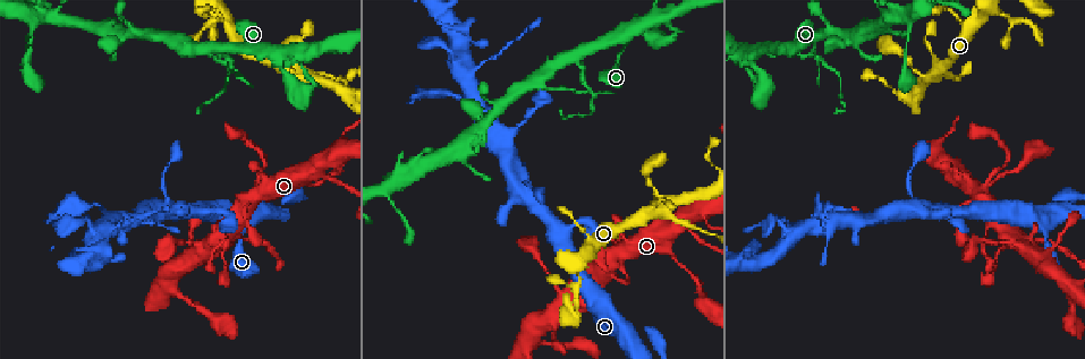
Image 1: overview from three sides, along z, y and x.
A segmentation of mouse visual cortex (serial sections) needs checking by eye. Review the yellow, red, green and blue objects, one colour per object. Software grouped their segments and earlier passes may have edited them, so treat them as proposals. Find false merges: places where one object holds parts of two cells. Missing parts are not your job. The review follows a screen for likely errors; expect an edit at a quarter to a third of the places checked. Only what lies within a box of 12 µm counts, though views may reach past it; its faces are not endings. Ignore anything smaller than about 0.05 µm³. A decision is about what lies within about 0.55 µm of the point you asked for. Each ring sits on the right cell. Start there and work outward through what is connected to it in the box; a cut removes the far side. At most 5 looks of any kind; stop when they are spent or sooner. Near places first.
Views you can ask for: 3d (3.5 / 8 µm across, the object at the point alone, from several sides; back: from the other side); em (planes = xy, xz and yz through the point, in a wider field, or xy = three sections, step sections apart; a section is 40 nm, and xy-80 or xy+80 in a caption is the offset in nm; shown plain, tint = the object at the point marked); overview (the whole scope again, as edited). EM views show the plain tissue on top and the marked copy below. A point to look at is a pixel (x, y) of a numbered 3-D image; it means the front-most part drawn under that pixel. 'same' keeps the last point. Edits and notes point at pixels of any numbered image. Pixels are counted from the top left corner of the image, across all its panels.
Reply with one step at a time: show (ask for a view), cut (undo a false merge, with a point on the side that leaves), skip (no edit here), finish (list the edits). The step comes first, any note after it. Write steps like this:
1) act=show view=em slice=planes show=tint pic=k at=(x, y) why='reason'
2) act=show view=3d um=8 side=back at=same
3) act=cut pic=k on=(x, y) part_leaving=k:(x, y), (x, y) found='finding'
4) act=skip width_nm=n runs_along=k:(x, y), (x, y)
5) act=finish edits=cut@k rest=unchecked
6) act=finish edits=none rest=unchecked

act=show view=3d um=8 pic=1 at=(212, 21) why='abrupt turn'

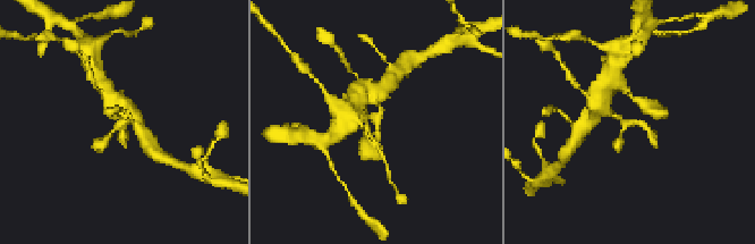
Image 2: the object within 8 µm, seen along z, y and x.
act=show view=em slice=xy step=5 show=tint pic=2 at=(623, 124)

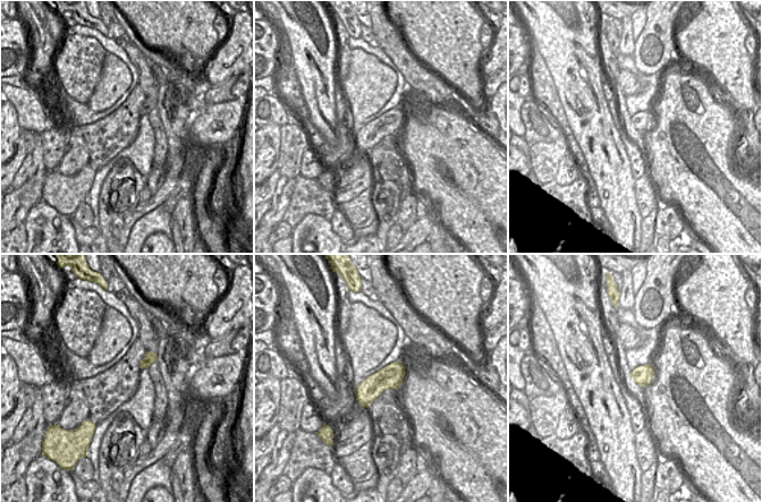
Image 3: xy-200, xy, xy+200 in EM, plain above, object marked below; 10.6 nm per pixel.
act=skip found='continuous, no second cell'

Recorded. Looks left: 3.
act=show view=3d um=3.5 pic=1 at=(780, 47) why='thin arm on a thick one'

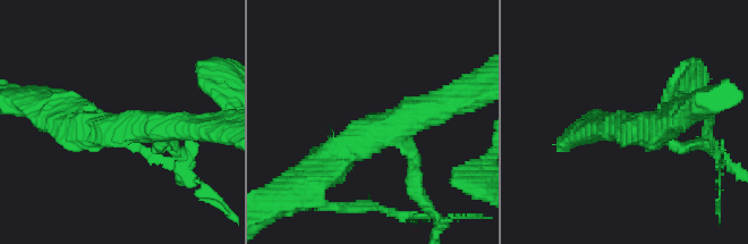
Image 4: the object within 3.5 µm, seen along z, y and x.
act=skip runs_along=4:(462, 95), (365, 133), (326, 166) found='continuous, no second cell'

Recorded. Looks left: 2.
act=finish edits=none rest=unchecked

